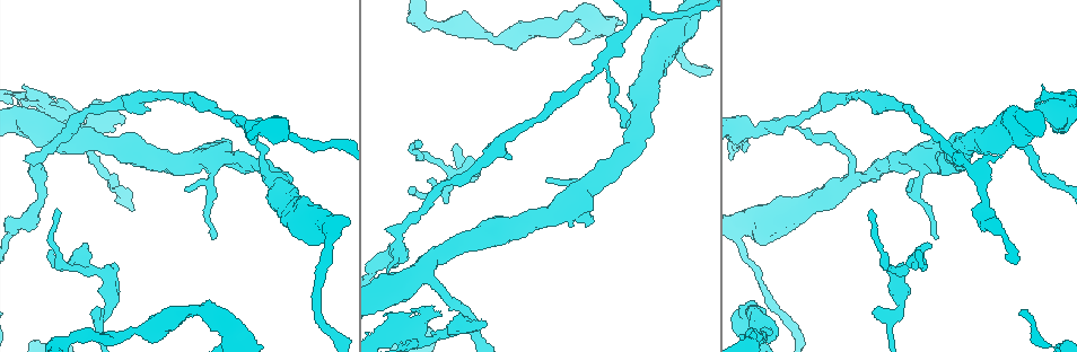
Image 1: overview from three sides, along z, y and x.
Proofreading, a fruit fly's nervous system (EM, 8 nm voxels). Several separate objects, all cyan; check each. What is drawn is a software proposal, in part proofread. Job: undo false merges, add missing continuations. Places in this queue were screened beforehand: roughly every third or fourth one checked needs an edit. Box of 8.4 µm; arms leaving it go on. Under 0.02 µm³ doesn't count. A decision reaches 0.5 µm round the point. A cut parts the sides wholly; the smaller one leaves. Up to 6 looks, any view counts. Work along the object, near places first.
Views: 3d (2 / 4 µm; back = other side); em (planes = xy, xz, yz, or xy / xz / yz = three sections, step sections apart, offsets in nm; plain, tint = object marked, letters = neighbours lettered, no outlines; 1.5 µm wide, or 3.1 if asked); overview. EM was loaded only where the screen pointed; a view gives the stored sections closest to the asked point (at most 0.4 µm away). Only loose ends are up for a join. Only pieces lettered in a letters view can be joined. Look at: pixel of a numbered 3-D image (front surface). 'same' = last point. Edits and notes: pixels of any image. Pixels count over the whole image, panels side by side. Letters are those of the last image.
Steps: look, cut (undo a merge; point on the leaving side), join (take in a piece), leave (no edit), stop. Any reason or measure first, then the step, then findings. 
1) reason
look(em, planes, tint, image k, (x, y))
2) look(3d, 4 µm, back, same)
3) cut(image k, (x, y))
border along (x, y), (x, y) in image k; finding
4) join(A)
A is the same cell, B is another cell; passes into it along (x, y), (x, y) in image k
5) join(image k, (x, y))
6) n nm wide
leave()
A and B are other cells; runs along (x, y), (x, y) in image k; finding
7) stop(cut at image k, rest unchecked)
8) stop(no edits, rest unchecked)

arms part here
look(3d, 4 µm, back, image 1, (902, 268))

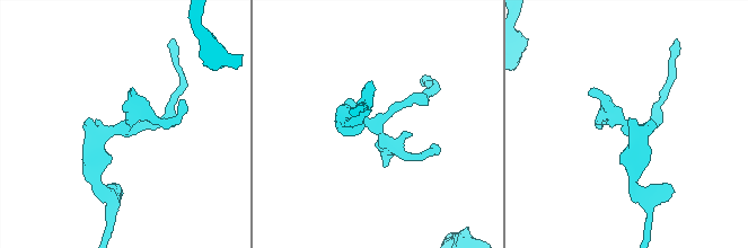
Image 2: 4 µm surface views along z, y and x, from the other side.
3 arms; arms of 180, 240, 360 nm
look(em, planes, tint, image 2, (129, 128))

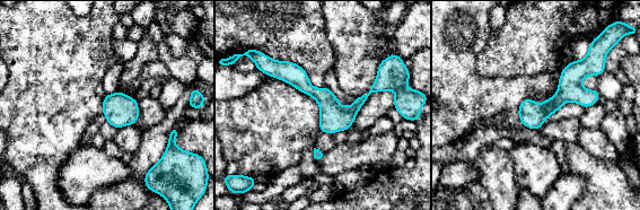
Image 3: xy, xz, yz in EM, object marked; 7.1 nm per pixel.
look(em, planes, letters, same)

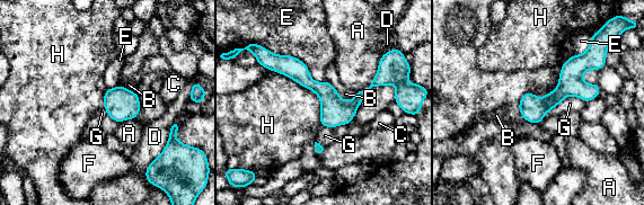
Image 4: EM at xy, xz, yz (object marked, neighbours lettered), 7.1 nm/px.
leave()
A, B, C, D, E, F, G and H are other cells; border along (271, 70), (318, 97), (320, 124) in image 4; one neuron here

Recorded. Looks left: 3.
free end
look(em, planes, letters, image 1, (54, 210))

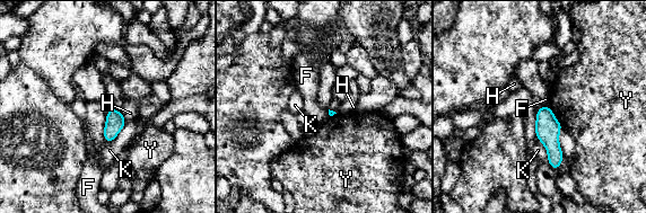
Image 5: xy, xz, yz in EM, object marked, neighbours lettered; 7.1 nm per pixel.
leave()
F, H, K and Y are other cells; border along (108, 109), (105, 116), (104, 141) in image 5; none of them fits

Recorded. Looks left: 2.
sudden change in width
look(3d, 4 µm, image 1, (743, 248))

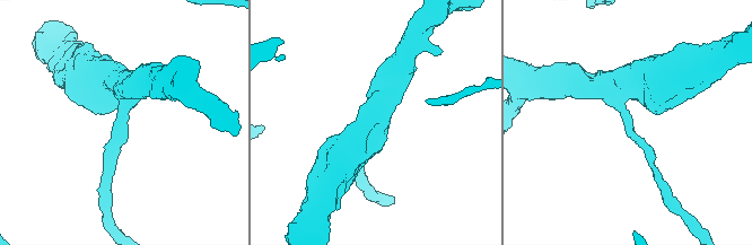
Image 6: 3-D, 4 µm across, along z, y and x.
3 arms
look(em, planes, letters, image 6, (120, 117))

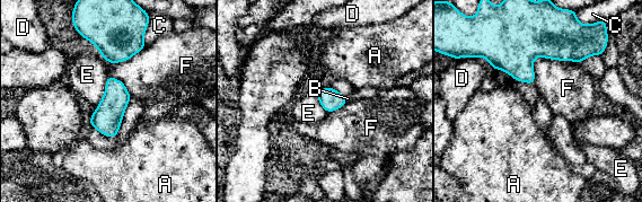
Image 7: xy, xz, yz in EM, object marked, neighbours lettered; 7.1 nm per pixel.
160 nm wide
leave()
A, B, C, D, E and F are other cells; runs along (586, 54), (525, 49), (492, 61) in image 7; continuous, no second neuron

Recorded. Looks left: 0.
stop(no edits, rest unchecked)

